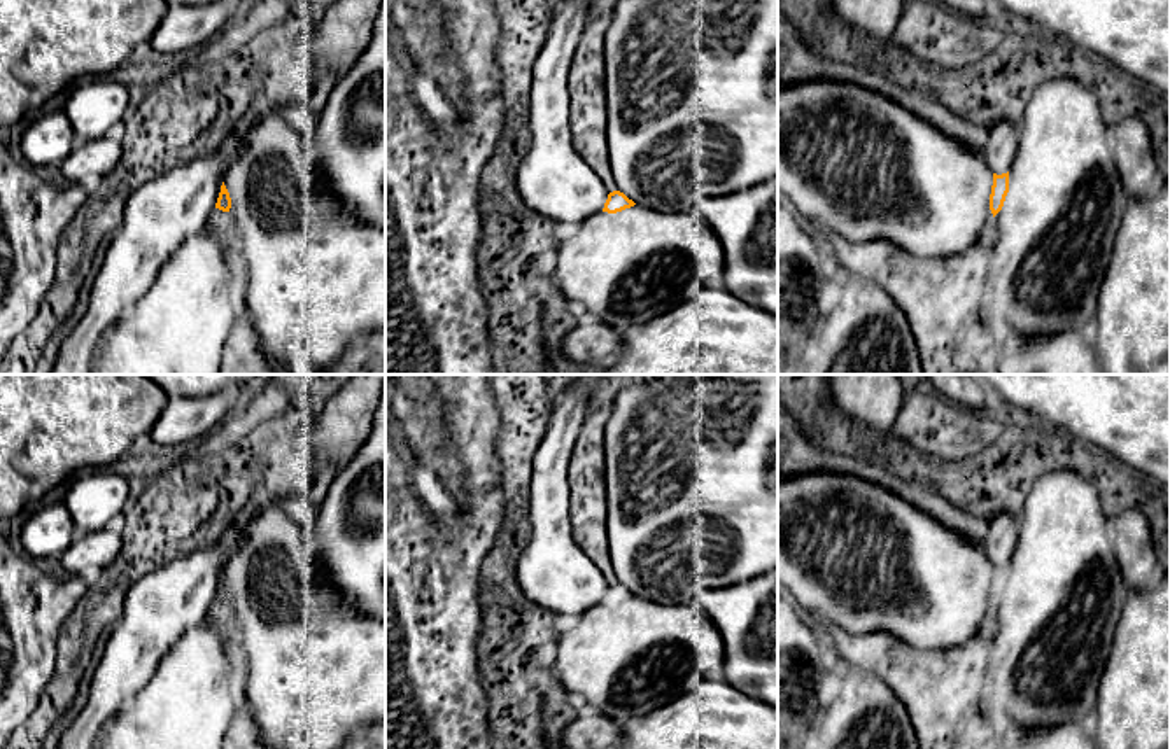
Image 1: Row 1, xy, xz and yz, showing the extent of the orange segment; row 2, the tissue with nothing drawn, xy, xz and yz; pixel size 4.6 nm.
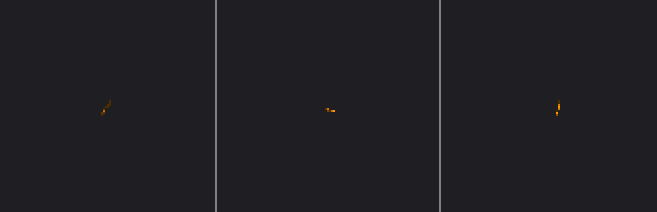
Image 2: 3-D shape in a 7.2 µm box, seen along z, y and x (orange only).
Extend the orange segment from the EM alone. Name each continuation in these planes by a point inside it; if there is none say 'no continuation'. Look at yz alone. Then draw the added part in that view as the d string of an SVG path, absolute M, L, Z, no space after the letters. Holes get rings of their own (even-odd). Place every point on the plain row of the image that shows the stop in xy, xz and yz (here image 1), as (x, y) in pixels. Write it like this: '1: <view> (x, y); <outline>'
1: yz (1055, 625); M1065 467L1037 478L1023 504L1018 542L1009 564L1009 584L993 609L997 630L979 704L983 718L998 728L1016 724L1023 730L1070 723L1077 707L1098 693L1128 592L1112 550L1110 520L1095 483Z

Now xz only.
1: xz (631, 658); M639 597L617 606L597 604L580 614L580 621L557 637L557 658L550 670L555 682L567 693L580 695L585 704L617 724L643 718L681 696L694 679L722 679L725 644L709 612L697 602L664 606Z

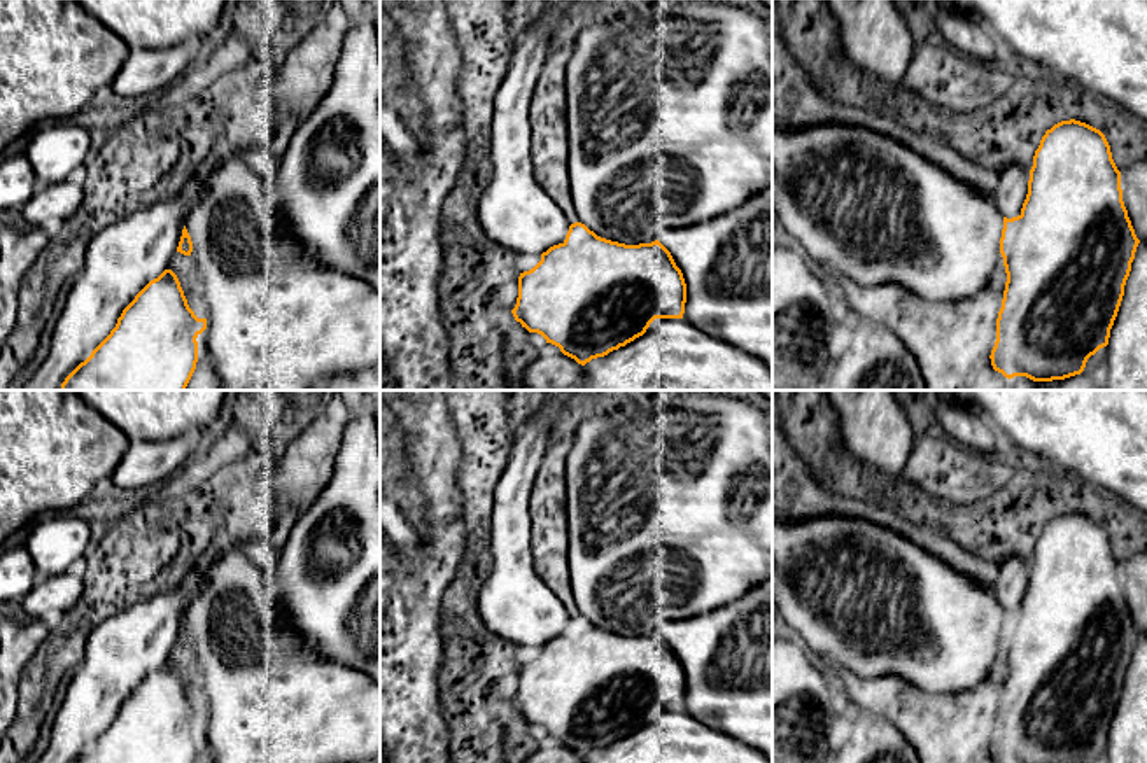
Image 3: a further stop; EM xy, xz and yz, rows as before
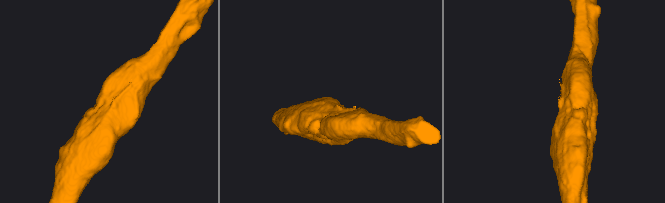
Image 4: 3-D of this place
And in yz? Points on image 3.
no continuation

